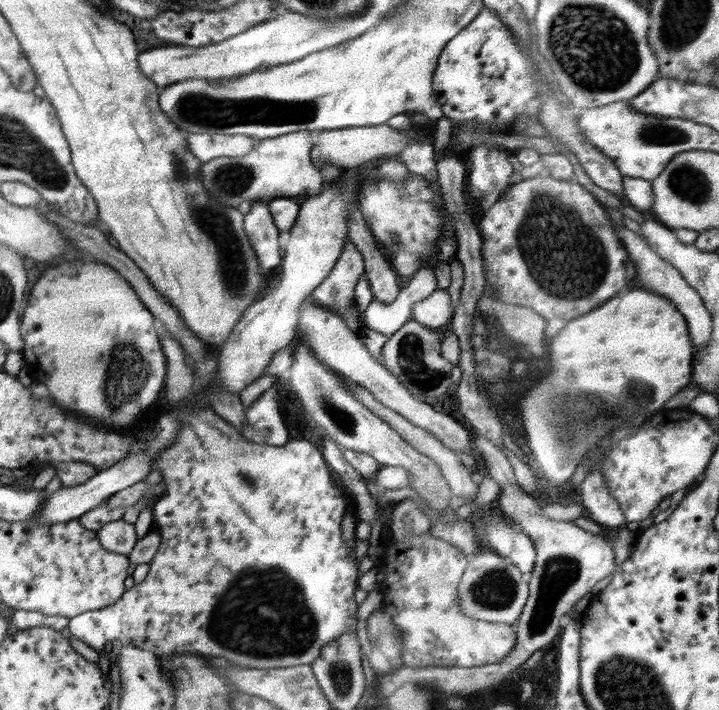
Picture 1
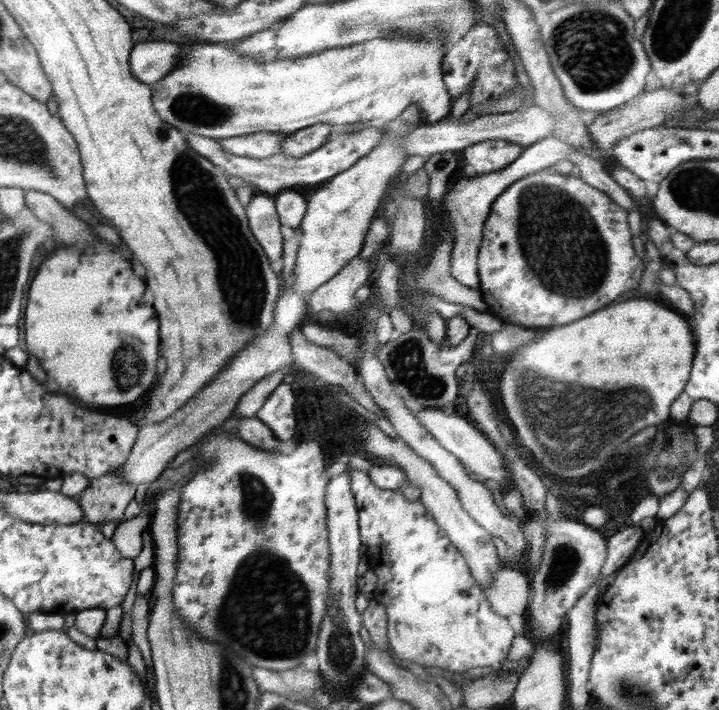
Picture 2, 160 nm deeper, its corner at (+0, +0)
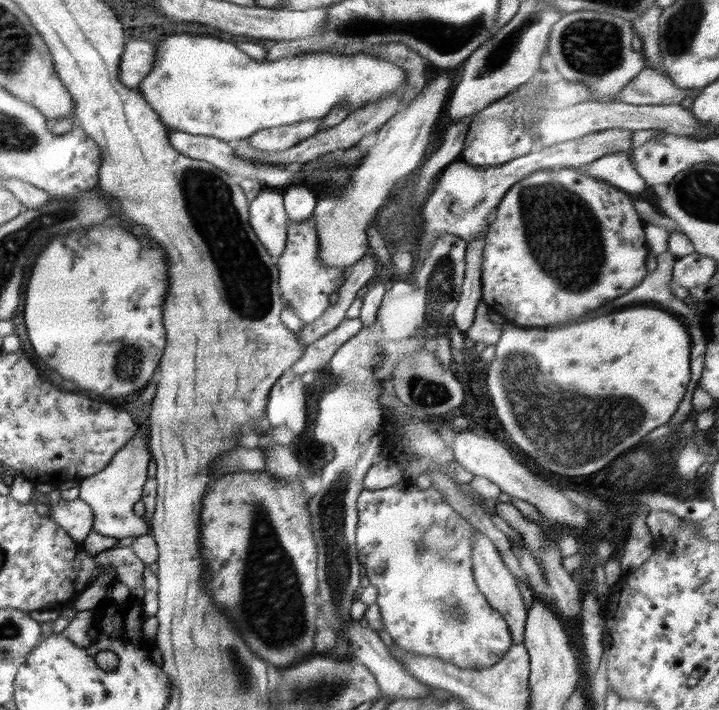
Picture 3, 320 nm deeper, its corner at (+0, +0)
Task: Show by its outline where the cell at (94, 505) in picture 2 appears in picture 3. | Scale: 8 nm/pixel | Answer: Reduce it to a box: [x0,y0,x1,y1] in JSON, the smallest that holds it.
[79,412,151,538]

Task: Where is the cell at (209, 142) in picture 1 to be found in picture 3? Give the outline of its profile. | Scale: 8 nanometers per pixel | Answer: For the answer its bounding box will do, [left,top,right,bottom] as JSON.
[247,119,323,153]

